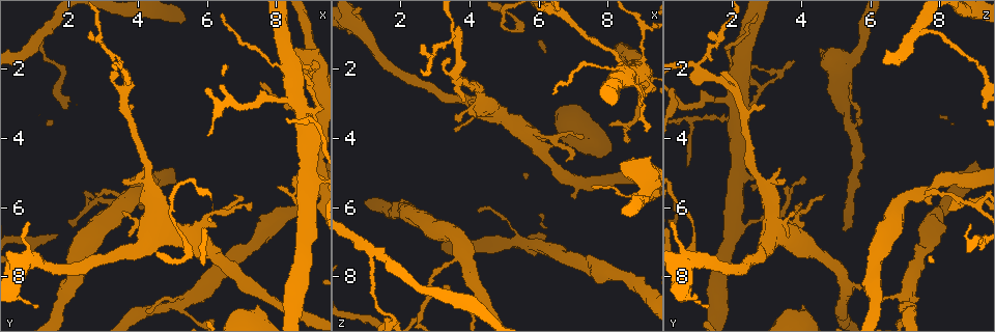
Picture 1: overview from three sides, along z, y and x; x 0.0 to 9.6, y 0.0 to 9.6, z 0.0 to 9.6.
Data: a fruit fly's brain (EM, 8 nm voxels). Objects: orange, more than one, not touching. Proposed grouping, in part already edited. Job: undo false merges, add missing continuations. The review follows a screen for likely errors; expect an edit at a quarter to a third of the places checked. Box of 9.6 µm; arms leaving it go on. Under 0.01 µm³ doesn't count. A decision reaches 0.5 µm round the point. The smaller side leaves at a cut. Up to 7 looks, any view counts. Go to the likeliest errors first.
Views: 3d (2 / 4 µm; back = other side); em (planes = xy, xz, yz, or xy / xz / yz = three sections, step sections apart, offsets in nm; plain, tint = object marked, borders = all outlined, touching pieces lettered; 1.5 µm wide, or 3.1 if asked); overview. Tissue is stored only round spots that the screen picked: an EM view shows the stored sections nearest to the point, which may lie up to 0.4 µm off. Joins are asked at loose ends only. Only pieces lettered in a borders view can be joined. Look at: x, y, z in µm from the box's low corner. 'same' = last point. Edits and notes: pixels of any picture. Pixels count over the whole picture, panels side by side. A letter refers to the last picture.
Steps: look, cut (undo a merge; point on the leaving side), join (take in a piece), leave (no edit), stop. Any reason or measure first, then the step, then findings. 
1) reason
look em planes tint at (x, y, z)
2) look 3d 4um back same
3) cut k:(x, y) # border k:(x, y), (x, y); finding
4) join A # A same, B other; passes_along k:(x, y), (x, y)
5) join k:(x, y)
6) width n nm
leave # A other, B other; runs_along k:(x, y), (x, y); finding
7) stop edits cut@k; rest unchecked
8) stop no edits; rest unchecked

calibre changes
look 3d 4um at (5.15, 8.75, 7.05)

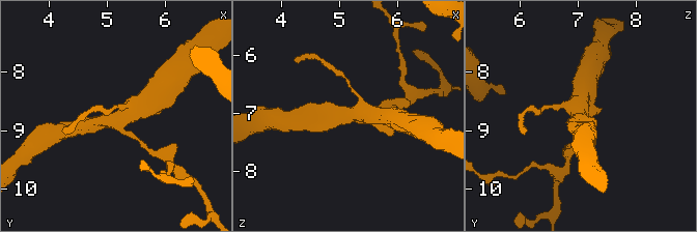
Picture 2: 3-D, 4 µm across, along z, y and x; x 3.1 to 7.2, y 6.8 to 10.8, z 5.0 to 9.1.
look em planes borders at (5.20, 8.85, 7.00)

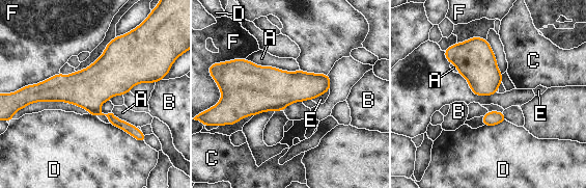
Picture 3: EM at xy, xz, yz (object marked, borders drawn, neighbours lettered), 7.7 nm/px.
longest_contact A 440 nm
leave # A other, B other, C other, D other, E other, F other; runs_along 3:(151, 76), (29, 97); continuous, no second cell

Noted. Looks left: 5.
two arms in line, one across
look em planes tint at (2.85, 5.75, 8.45)

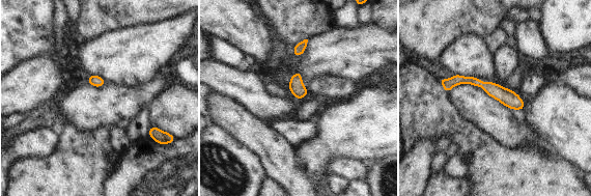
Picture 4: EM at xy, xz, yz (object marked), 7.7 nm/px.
look em planes borders same

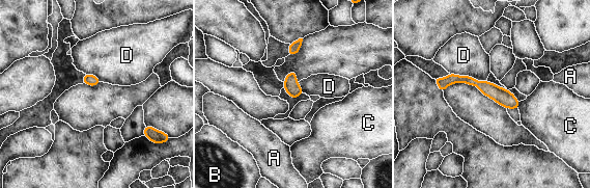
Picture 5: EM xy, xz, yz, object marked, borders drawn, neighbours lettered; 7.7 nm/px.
width 120 nm
leave # A other, B other, C other, D other; border 5:(449, 72), (486, 81); continuous, no second cell

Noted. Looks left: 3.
an open end
look 3d 4um at (3.75, 6.80, 3.60)

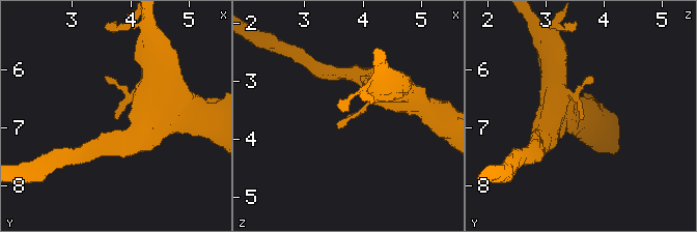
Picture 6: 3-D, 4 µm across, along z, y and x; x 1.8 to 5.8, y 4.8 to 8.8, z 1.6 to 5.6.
look em planes borders at (3.85, 6.85, 3.65)

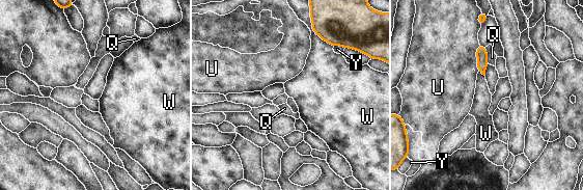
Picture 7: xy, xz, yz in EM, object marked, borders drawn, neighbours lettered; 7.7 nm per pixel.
leave # Q other, U other, W other, Y other; border 7:(311, 28), (333, 47); no lettered piece goes on from it

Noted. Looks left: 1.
stop no edits; rest unchecked

